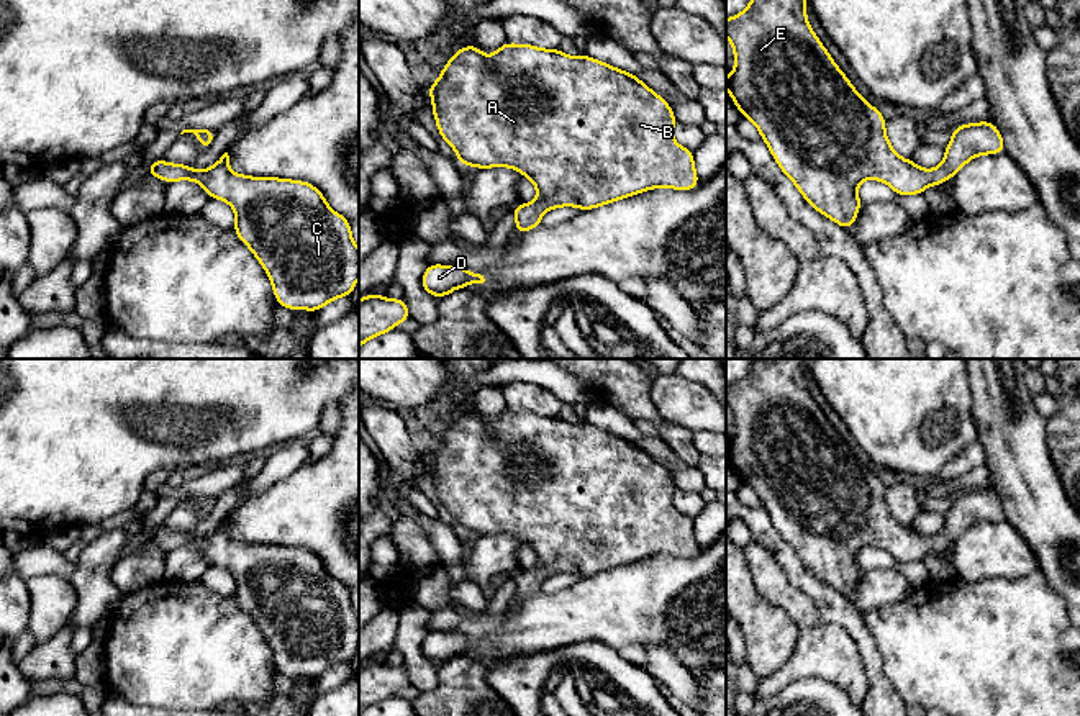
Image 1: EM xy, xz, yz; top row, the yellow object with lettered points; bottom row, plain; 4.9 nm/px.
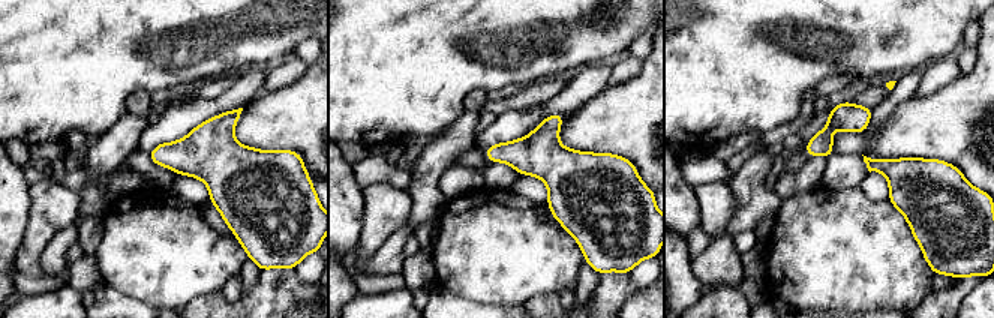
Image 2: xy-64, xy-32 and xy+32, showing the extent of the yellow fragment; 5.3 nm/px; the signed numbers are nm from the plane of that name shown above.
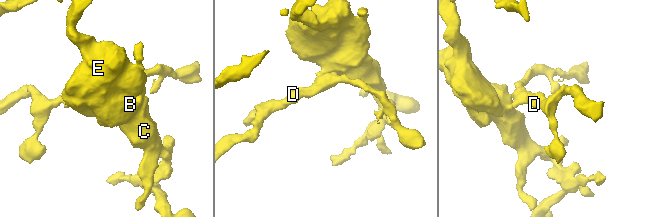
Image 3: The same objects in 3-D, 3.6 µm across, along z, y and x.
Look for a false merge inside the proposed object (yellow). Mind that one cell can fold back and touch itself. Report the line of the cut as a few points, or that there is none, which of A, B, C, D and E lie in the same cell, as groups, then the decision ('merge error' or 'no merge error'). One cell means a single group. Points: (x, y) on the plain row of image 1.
cut none; groups A B C D E; no merge error

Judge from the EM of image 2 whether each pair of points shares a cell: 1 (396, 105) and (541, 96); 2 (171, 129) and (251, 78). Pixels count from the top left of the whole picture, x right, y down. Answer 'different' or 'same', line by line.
1: different
2: same

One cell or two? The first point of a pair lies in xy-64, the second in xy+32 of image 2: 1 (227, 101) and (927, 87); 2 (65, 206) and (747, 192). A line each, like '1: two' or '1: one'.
1: one
2: two

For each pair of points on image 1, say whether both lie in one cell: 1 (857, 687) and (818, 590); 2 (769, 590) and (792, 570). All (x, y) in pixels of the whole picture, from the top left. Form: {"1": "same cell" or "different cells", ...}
{"1": "different cells", "2": "different cells"}

